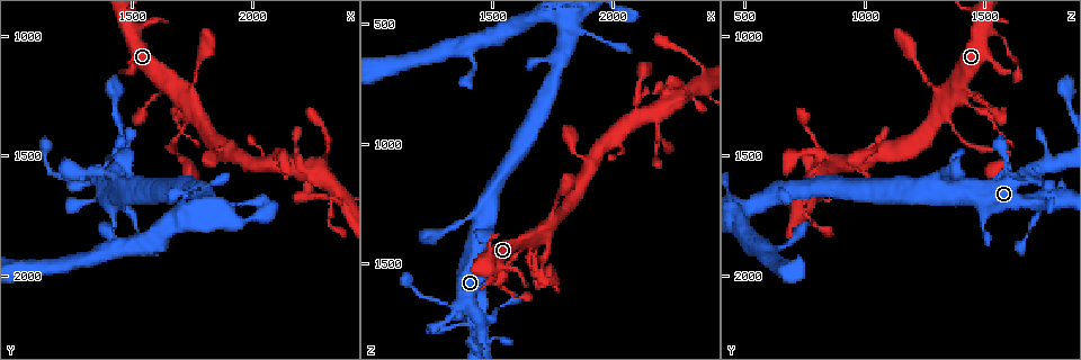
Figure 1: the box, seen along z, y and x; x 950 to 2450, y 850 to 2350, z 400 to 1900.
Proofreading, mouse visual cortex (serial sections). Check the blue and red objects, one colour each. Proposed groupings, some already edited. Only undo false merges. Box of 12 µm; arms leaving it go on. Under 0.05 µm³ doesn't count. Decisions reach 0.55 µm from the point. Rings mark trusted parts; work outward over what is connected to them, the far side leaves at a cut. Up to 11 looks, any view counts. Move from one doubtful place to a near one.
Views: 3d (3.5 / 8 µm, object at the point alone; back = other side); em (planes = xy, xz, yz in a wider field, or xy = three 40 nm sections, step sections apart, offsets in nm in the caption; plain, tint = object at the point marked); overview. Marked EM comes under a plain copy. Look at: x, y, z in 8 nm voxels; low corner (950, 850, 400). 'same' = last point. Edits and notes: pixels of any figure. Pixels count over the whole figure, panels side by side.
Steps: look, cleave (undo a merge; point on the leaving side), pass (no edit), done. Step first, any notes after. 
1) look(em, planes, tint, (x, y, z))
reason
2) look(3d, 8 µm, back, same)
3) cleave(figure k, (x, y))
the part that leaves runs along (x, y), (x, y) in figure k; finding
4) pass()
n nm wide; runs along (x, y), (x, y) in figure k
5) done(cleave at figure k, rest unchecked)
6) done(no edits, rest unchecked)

look(3d, 8 µm, (1730, 1240, 1420))
sharp bend

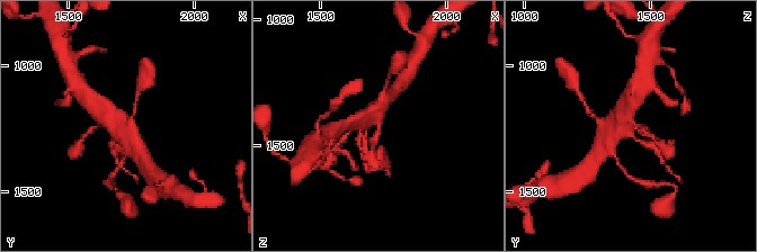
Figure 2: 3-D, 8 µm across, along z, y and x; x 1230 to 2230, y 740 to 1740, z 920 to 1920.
look(em, xy, step 1, tint, same)

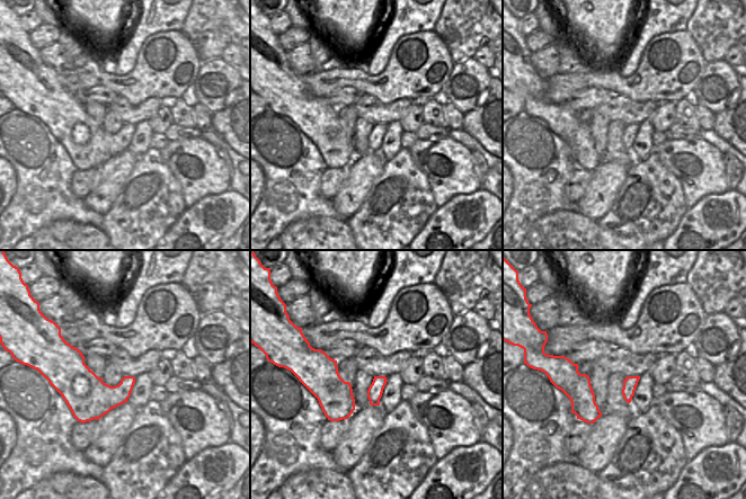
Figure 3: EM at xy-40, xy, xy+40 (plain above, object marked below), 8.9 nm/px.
pass()
runs along (104, 116), (133, 140), (143, 158) in figure 2; all the same cell

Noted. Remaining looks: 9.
look(3d, 3.5 µm, (1490, 950, 1480))
looks like a crossing

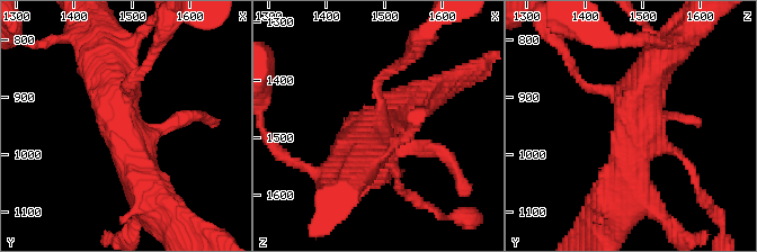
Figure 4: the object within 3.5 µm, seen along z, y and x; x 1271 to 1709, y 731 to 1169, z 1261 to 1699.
look(em, xy, step 3, tint, (1480, 955, 1485))
now the EM

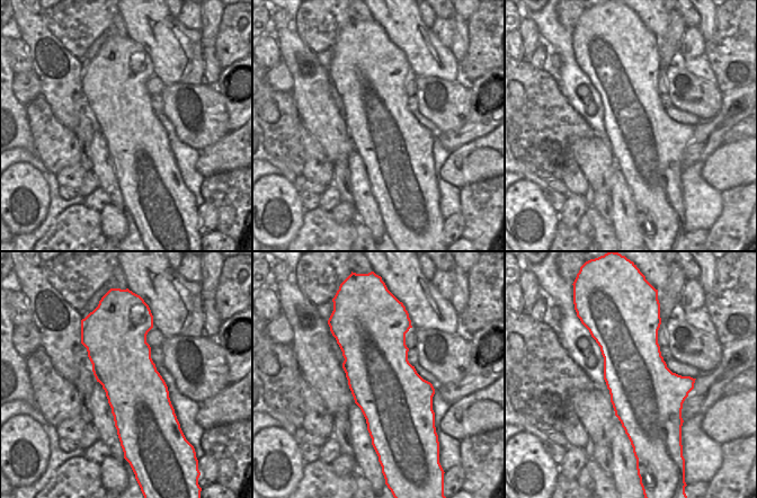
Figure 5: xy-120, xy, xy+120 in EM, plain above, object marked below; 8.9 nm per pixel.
pass()
runs along (156, 205), (104, 77) in figure 4; continuous, no second cell

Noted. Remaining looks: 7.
look(3d, 3.5 µm, (1670, 1470, 1570))
a narrow waist

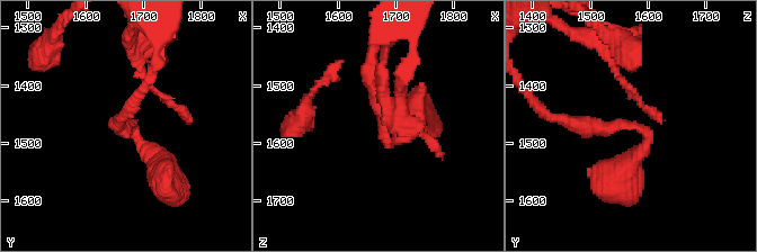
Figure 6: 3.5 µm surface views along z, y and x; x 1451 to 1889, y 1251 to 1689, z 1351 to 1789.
look(em, xy, step 1, tint, (1680, 1470, 1570))
arms of 200, 300 nm; now the EM

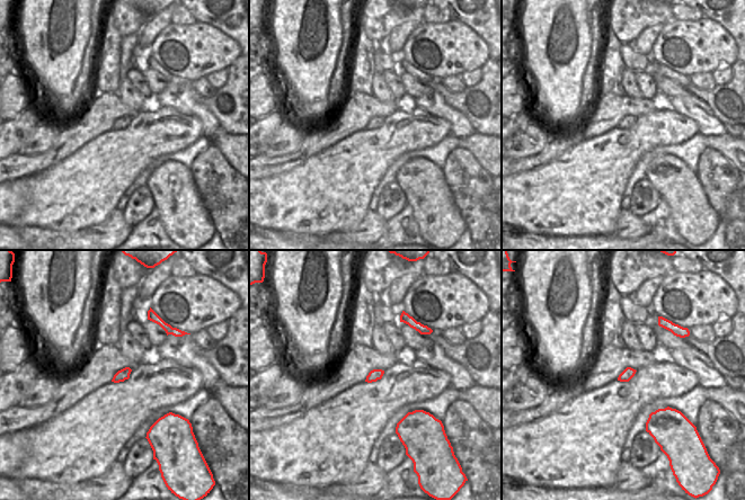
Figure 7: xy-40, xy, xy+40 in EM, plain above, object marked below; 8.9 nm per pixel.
pass()
runs along (562, 119), (643, 129), (647, 146), (623, 171) in figure 6; one cell here

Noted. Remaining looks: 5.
look(3d, 3.5 µm, back, (1360, 1590, 1680))
four arms meet

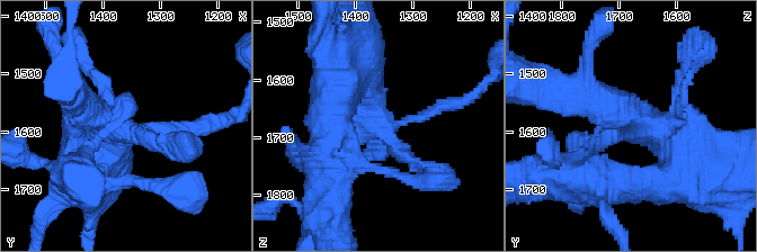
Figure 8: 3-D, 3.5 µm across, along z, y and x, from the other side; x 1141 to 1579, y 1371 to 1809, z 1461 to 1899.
look(em, xy, step 2, tint, (1360, 1595, 1680))
4 arms; arms of 150, 200, 500, 600 nm; shape alone is not enough

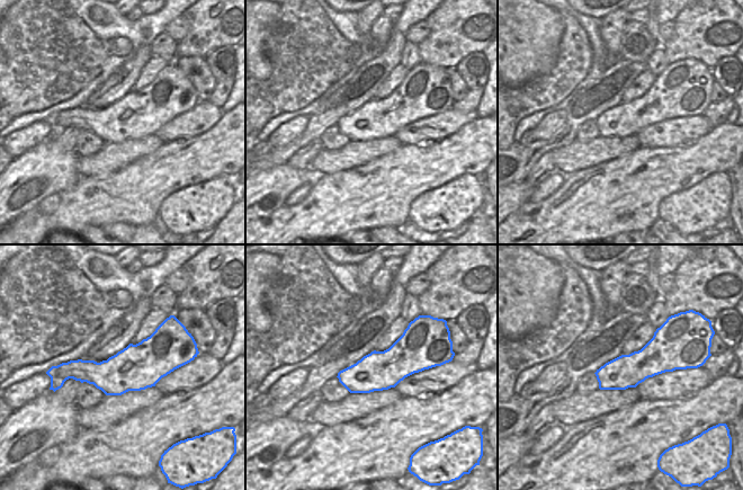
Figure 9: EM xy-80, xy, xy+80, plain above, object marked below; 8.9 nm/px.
pass()
runs along (177, 359), (61, 375) in figure 9; all the same cell

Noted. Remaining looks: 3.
done(no edits, rest unchecked)

